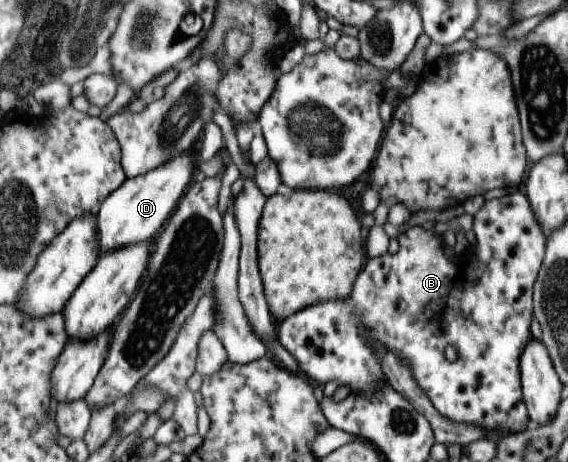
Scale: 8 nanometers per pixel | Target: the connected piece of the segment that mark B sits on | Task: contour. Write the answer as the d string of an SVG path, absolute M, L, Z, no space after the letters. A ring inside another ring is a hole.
M522 189L484 201L473 215L471 228L475 230L475 244L451 260L444 256L442 236L436 235L433 229L409 228L398 236L398 250L394 254L386 252L364 262L348 298L316 303L296 311L276 325L276 340L290 353L299 372L307 379L312 378L315 386L336 381L338 387L348 384L350 393L360 391L362 394L387 384L369 348L372 341L379 342L409 364L416 384L426 393L438 414L451 423L480 425L487 432L484 439L493 441L502 438L502 431L510 434L526 430L530 422L521 399L518 359L526 341L532 339L529 328L533 312L531 294L545 253L545 236ZM446 346L456 350L453 362L444 358Z

